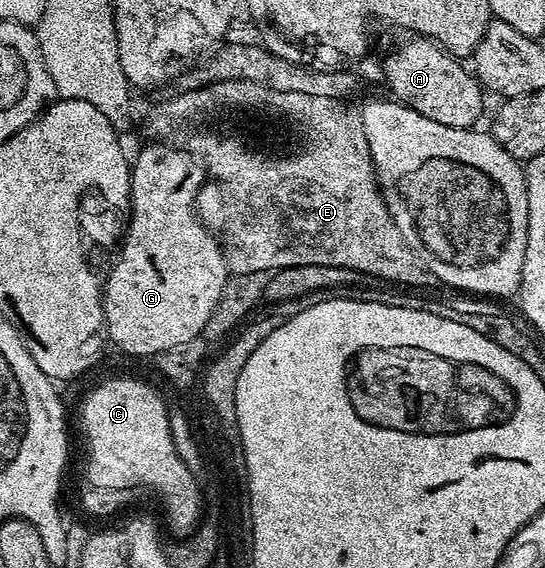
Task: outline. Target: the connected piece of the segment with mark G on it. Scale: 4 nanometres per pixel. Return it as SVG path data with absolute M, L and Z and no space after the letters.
M170 144L144 145L131 166L131 200L129 203L129 219L131 218L131 223L128 224L127 230L125 226L125 233L122 235L117 257L110 267L103 288L103 321L106 330L118 342L123 343L123 347L126 350L163 350L163 346L175 346L175 342L187 342L187 338L191 338L191 334L195 334L195 330L199 330L199 326L203 326L203 318L207 318L208 314L211 314L211 310L221 296L222 290L226 288L229 271L226 258L223 255L223 247L219 238L203 225L203 222L196 214L195 199L204 181L205 171L203 164L187 154L183 149Z

